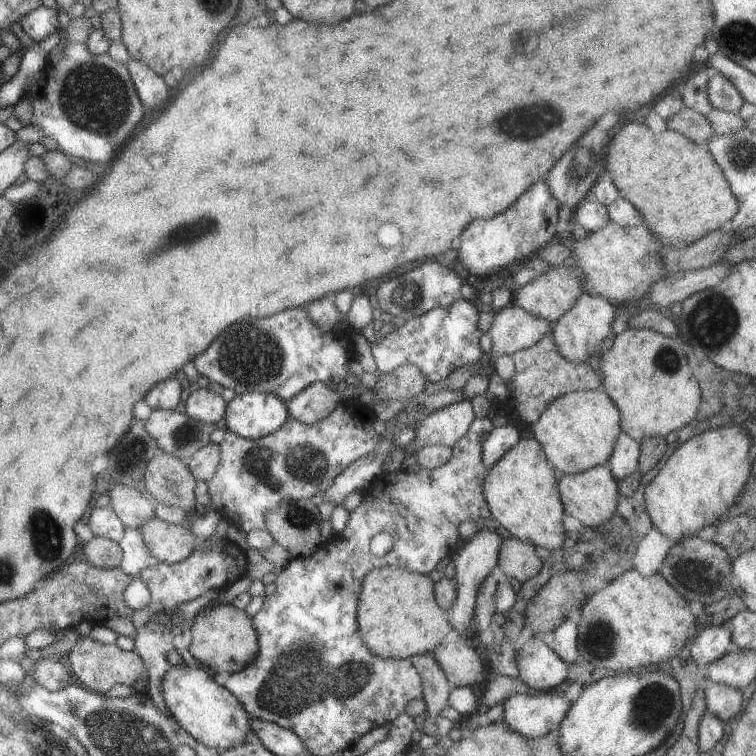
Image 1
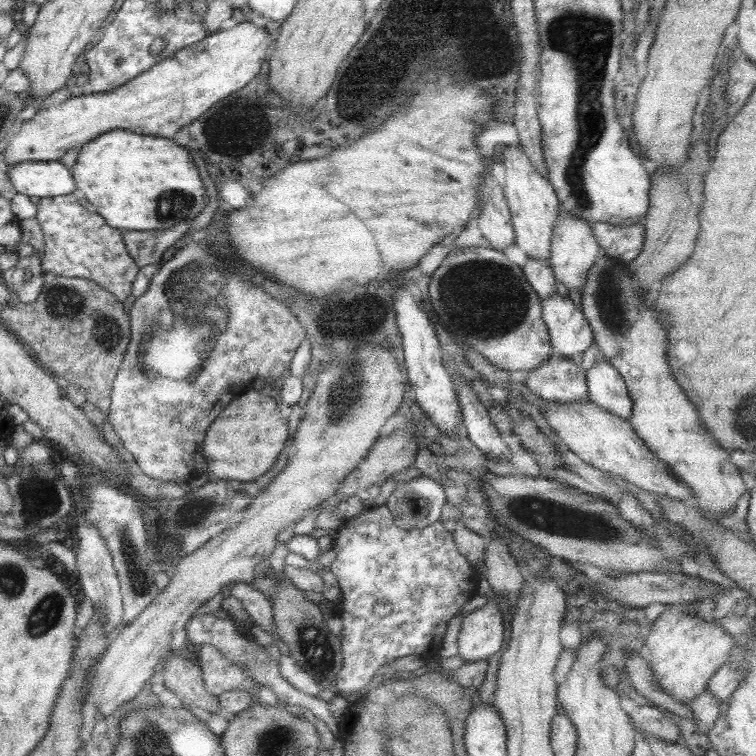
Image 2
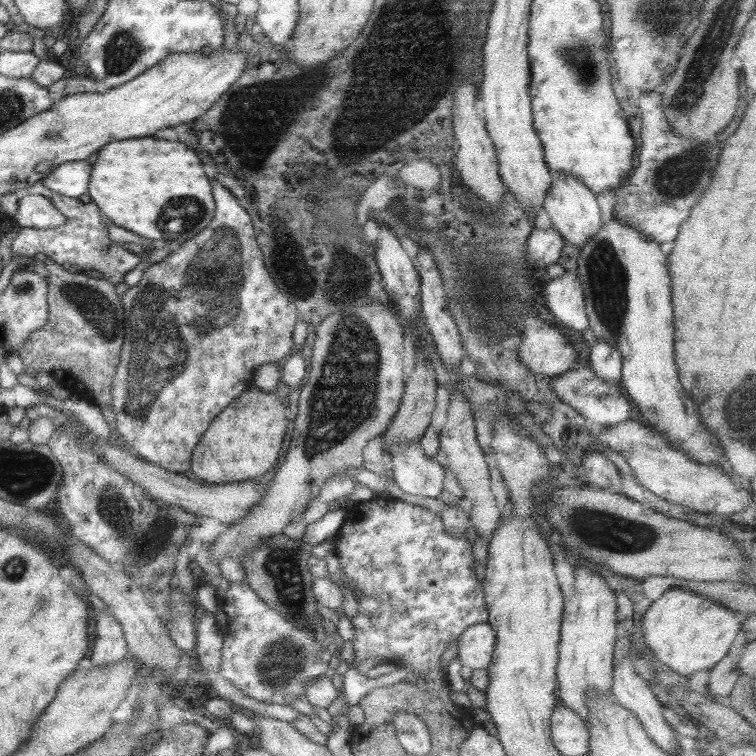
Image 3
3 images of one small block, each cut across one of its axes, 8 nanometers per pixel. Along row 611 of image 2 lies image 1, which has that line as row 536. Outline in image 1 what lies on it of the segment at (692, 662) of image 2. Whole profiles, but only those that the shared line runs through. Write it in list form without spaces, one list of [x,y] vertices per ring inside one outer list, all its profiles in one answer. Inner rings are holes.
[[[737,424],[715,426],[679,444],[644,488],[645,512],[653,527],[665,538],[679,541],[703,526],[723,521],[727,510],[737,502],[751,472],[749,438]]]

